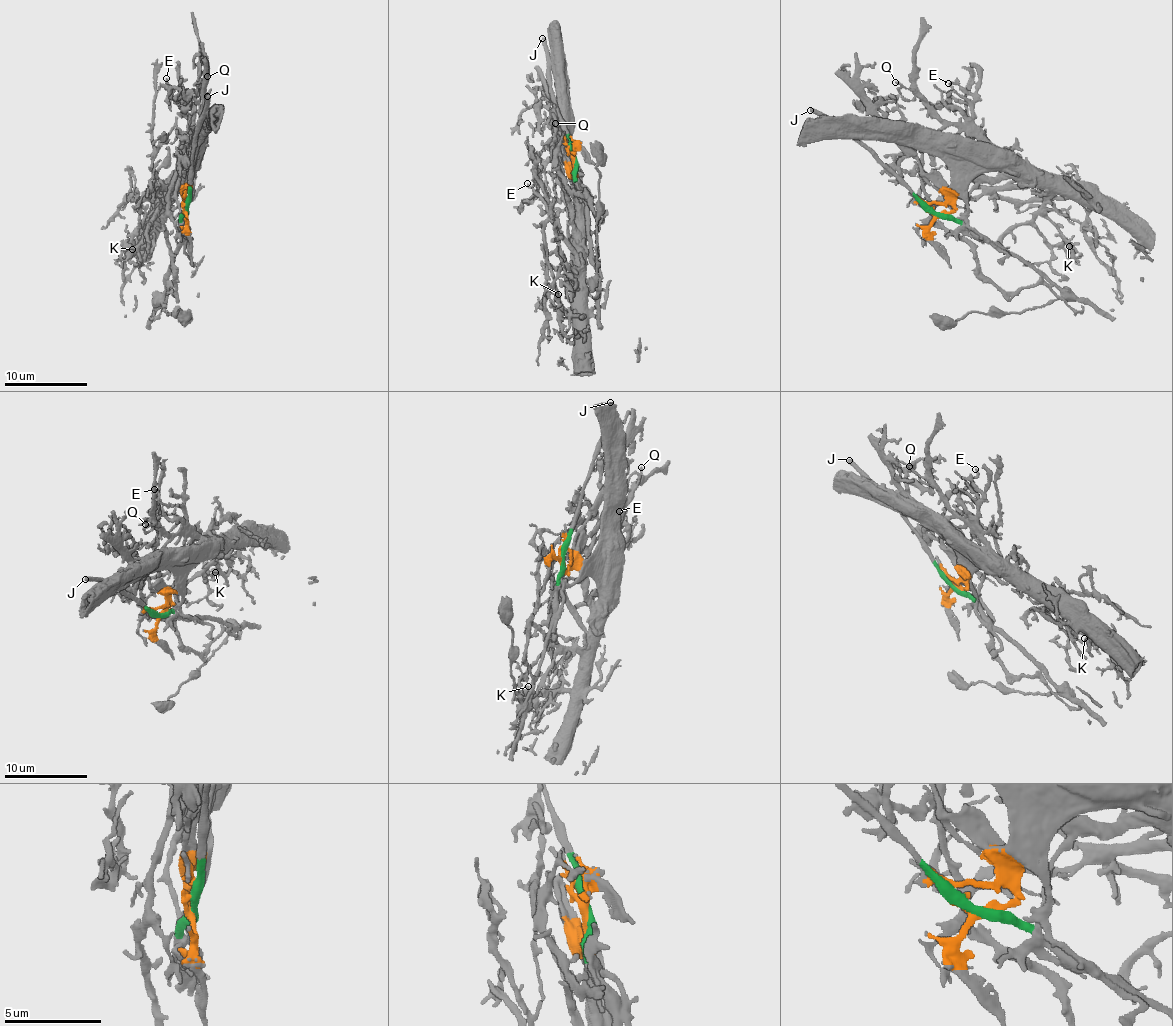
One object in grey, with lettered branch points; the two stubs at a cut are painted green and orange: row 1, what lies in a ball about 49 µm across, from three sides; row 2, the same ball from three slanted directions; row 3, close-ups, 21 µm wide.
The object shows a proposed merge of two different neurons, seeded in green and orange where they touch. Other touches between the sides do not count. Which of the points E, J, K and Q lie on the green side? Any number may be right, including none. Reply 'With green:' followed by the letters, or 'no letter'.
With green: J

